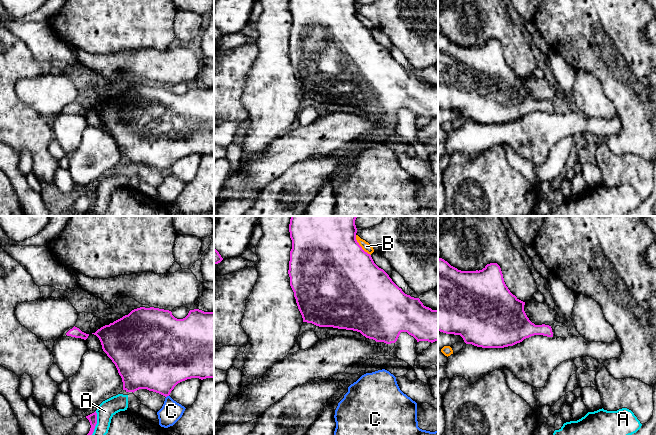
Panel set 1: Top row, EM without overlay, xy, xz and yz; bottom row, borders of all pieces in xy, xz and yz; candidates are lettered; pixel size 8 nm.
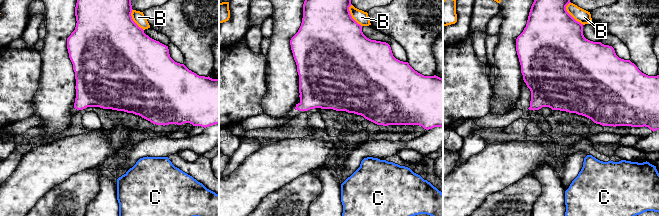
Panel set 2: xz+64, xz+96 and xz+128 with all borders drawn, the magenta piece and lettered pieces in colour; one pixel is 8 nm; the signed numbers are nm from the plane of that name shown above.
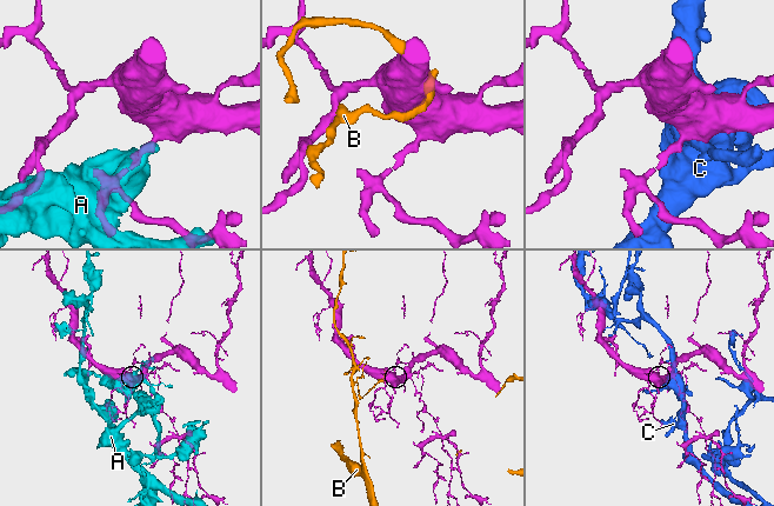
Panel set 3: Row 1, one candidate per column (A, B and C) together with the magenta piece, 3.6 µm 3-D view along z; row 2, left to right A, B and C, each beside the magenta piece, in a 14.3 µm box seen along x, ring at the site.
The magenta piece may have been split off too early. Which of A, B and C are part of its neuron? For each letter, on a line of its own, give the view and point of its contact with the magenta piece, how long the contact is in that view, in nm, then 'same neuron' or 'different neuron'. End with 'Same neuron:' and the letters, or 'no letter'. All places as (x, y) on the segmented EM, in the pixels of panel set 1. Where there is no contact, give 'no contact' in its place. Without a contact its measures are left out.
A: xy (96, 423) | 200 nm | different neuron
B: xz (360, 246) | 200 nm | different neuron
C: xy (167, 395) | 30 nm | different neuron
Same neuron: no letter

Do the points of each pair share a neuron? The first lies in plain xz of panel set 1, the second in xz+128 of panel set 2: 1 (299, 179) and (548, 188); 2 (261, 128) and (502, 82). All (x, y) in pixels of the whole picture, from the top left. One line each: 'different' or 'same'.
1: different
2: same

